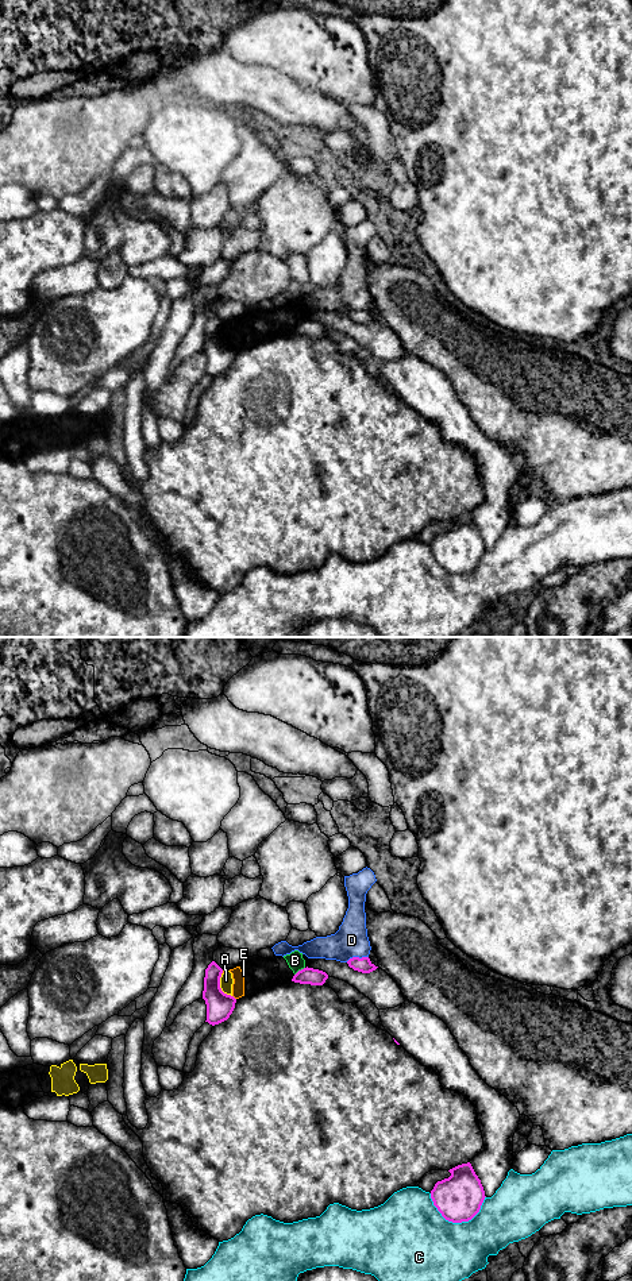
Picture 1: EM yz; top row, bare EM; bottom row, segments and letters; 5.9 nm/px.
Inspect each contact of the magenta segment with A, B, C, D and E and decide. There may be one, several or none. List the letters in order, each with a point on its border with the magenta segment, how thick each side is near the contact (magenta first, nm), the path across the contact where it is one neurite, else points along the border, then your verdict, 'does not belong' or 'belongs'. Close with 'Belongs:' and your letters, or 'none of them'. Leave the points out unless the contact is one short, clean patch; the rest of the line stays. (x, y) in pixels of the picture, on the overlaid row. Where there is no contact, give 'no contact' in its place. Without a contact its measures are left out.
A: meets magenta in yz at (219, 987); 160 nm thick on the magenta side, 80 nm on the other; border along yz (220, 975), (220, 988), (231, 996); does not belong
B: meets magenta in yz at (299, 971); 100 nm thick on the magenta side, 100 nm on the other; border along yz (304, 967), (295, 975); does not belong
C: meets magenta in yz at (455, 1222); 280 nm thick on the magenta side, 420 nm on the other; does not belong
D: meets magenta in yz at (357, 957); 90 nm thick on the magenta side, 200 nm on the other; border along yz (367, 956), (350, 957), (346, 961); does not belong
E: meets magenta in yz at (234, 998); 160 nm thick on the magenta side, 80 nm on the other; does not belong
Belongs: none of them

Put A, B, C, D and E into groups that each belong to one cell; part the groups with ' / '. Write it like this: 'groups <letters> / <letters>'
groups A B E / C / D

